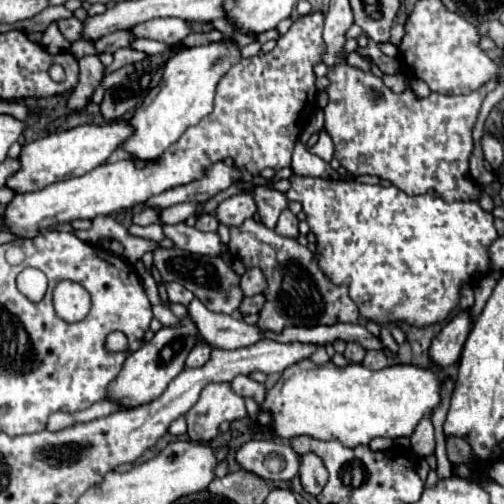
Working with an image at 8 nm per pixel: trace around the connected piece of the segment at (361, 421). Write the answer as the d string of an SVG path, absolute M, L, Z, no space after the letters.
M304 359L292 367L288 367L276 385L266 391L264 403L260 405L260 411L268 411L272 417L272 435L278 439L294 439L300 435L308 435L312 439L320 441L340 441L344 447L358 447L368 445L374 437L410 437L418 425L418 421L434 411L440 403L440 385L442 381L436 377L432 369L422 369L416 365L390 365L382 371L366 369L364 365L346 365L336 367L332 361L326 365L316 367L310 359Z

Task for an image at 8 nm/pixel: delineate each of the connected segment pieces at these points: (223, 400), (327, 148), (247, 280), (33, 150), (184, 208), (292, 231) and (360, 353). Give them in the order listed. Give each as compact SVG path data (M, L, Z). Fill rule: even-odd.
M210 383L208 387L204 387L198 403L186 413L188 435L190 435L190 439L196 441L196 443L210 443L212 439L218 437L218 433L220 433L220 423L224 423L224 421L234 421L234 419L242 419L242 417L246 417L244 399L230 389L230 383Z
M320 131L320 139L314 147L308 147L310 153L314 155L320 155L324 161L330 161L334 157L334 145L332 145L332 139L328 137L326 131Z
M248 269L240 277L240 289L244 291L244 297L252 297L256 293L262 293L266 289L266 279L260 269Z
M112 121L108 125L80 125L62 133L52 133L42 139L36 139L22 147L20 151L20 171L8 179L6 187L10 187L14 193L30 193L40 191L48 187L50 183L80 177L94 167L102 165L112 151L116 151L128 137L132 135L132 127L128 121Z
M178 203L178 205L172 205L168 209L162 209L160 221L162 223L168 223L168 225L182 223L188 217L192 217L196 213L196 209L198 209L198 203Z
M290 209L282 211L278 225L276 225L276 233L284 237L298 237L298 219Z
M348 343L348 345L346 345L344 357L346 357L348 361L352 361L352 363L362 363L364 355L366 355L366 349L364 349L364 347L360 347L360 345L356 345L356 343Z

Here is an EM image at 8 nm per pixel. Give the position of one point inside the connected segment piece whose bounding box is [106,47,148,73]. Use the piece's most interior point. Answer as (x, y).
(127, 55)

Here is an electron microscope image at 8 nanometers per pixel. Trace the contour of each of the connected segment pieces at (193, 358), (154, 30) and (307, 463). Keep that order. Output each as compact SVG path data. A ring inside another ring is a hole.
M200 343L190 351L190 355L186 359L186 367L202 367L208 359L210 359L210 345Z
M150 19L148 23L138 23L130 29L136 39L154 39L164 43L178 43L182 41L192 29L186 25L184 19Z
M314 453L302 455L300 481L304 485L304 491L308 491L312 495L318 495L324 489L324 485L328 481L328 471L318 455L314 455Z

